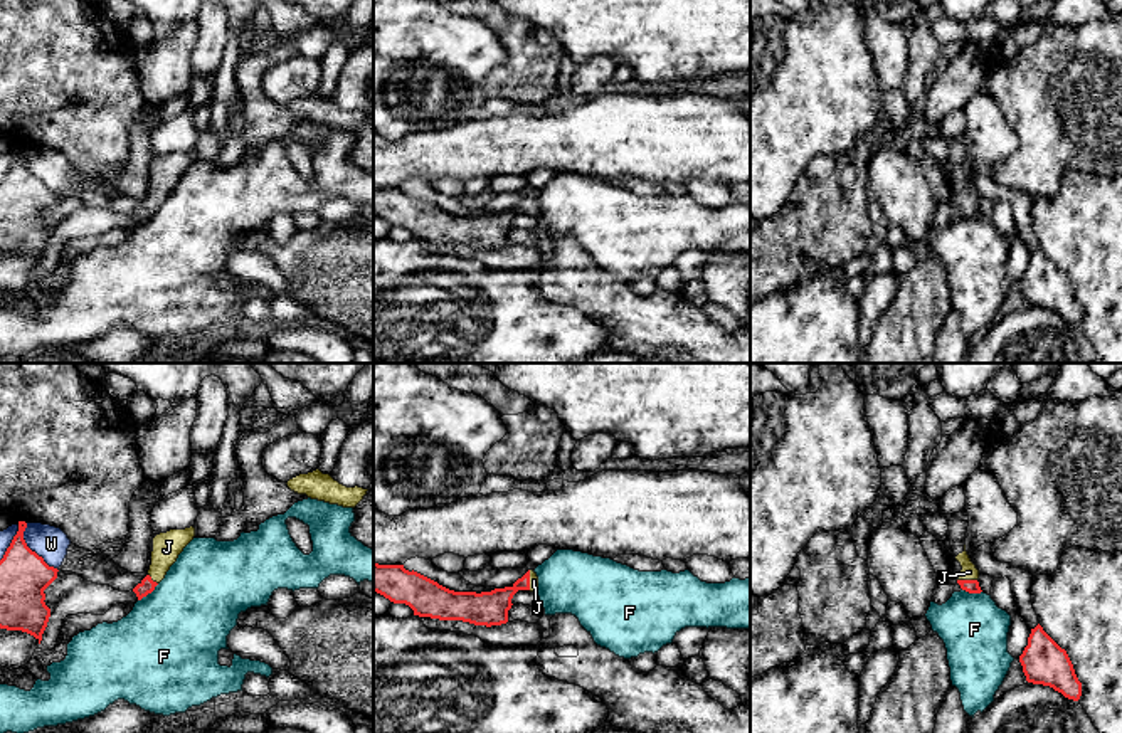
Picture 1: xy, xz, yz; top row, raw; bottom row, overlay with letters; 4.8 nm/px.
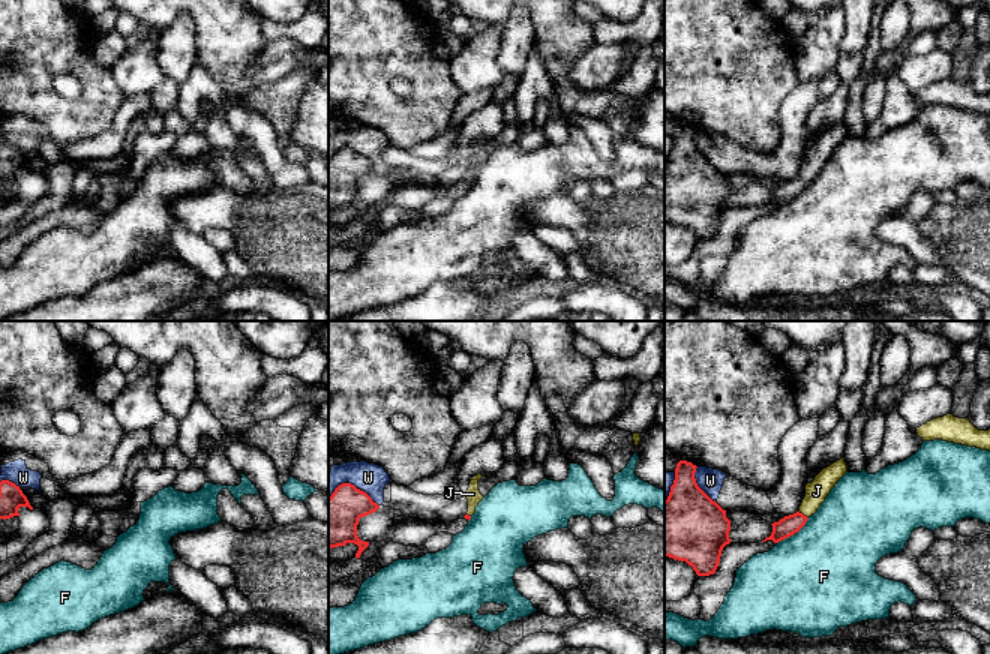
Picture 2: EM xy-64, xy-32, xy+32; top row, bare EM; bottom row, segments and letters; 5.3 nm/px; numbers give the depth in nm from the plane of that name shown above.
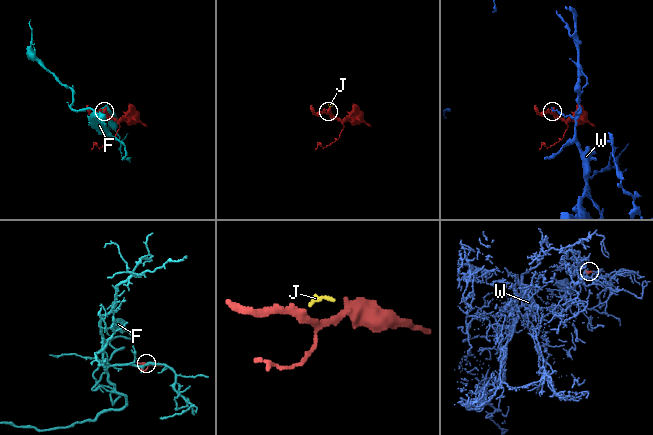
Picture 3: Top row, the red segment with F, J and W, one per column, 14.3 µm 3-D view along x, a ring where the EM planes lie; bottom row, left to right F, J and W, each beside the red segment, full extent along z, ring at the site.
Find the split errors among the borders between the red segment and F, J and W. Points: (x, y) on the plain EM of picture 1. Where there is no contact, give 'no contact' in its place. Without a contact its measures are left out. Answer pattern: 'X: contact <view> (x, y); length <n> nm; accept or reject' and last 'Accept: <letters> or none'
F: contact xy (148, 216); length 130 nm; reject
J: contact yz (968, 204); length 100 nm; accept
W: contact xy (29, 172); length 260 nm; reject
Accept: J

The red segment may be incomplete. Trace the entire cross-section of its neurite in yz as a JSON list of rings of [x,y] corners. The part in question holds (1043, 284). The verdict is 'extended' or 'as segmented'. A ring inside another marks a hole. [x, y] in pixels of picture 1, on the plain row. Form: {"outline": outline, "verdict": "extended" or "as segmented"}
{"outline": [[[1038,247],[1031,252],[1028,269],[1019,279],[1028,306],[1050,309],[1065,321],[1078,324],[1082,306],[1065,272],[1061,272]]], "verdict": "as segmented"}

